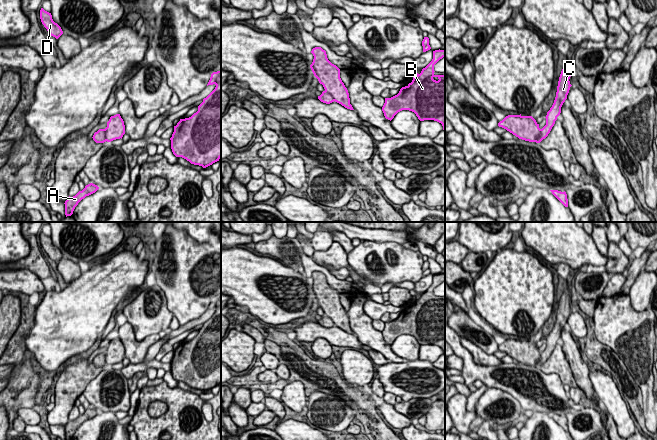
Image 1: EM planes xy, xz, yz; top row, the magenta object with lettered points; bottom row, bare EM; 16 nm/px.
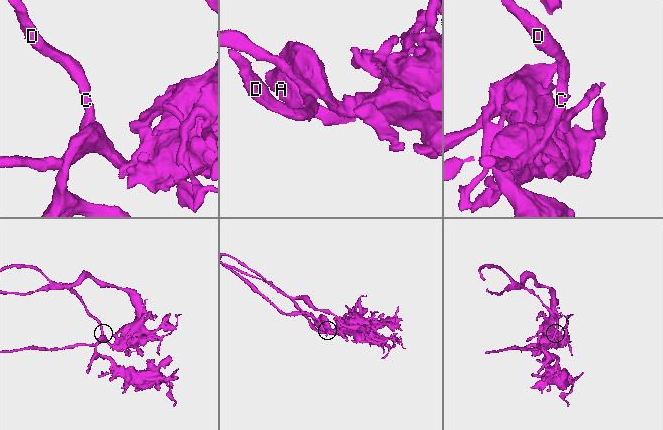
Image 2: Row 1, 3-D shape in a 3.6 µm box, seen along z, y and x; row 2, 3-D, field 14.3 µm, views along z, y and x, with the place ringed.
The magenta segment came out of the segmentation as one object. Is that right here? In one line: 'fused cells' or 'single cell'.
single cell

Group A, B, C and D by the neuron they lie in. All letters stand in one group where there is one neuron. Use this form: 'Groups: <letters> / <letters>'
Groups: A B C D

